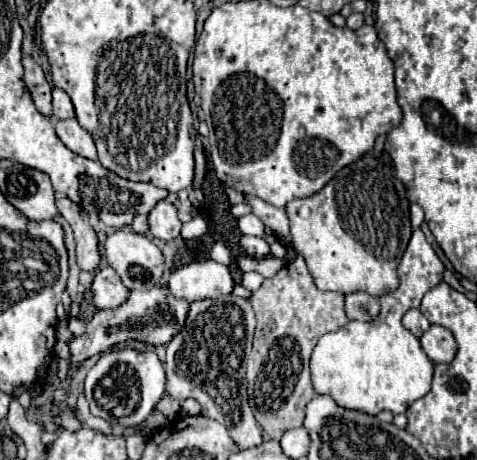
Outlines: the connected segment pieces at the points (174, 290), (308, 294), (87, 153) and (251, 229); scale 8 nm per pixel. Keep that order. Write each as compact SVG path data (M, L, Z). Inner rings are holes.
M196 259L170 275L168 289L176 299L194 303L232 293L234 281L226 265L220 265L212 259Z
M296 257L294 263L282 267L272 279L264 279L260 289L248 297L248 303L254 307L254 313L256 313L254 347L248 357L248 369L246 369L250 407L254 411L256 421L260 423L260 427L264 431L264 437L272 439L272 441L280 441L280 437L288 429L302 425L304 407L314 397L314 389L310 383L310 367L308 367L312 349L316 347L318 339L324 333L336 331L348 323L348 317L344 313L344 295L318 291L306 269L304 259Z
M66 119L66 121L56 121L56 135L60 141L74 153L86 157L86 159L98 159L96 157L96 147L92 141L92 135L80 127L76 119Z
M244 215L238 219L238 227L244 235L256 235L256 237L262 237L264 235L264 223L254 215Z

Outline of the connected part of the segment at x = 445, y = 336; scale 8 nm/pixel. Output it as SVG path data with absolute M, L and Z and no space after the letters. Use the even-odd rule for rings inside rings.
M430 325L430 329L420 337L420 345L434 365L450 363L458 349L454 343L454 335L450 335L450 331L440 325Z

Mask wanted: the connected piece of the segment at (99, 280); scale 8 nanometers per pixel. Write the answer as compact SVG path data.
M106 267L96 273L92 283L92 293L96 309L114 309L126 303L130 289L122 283L120 275L112 267Z

